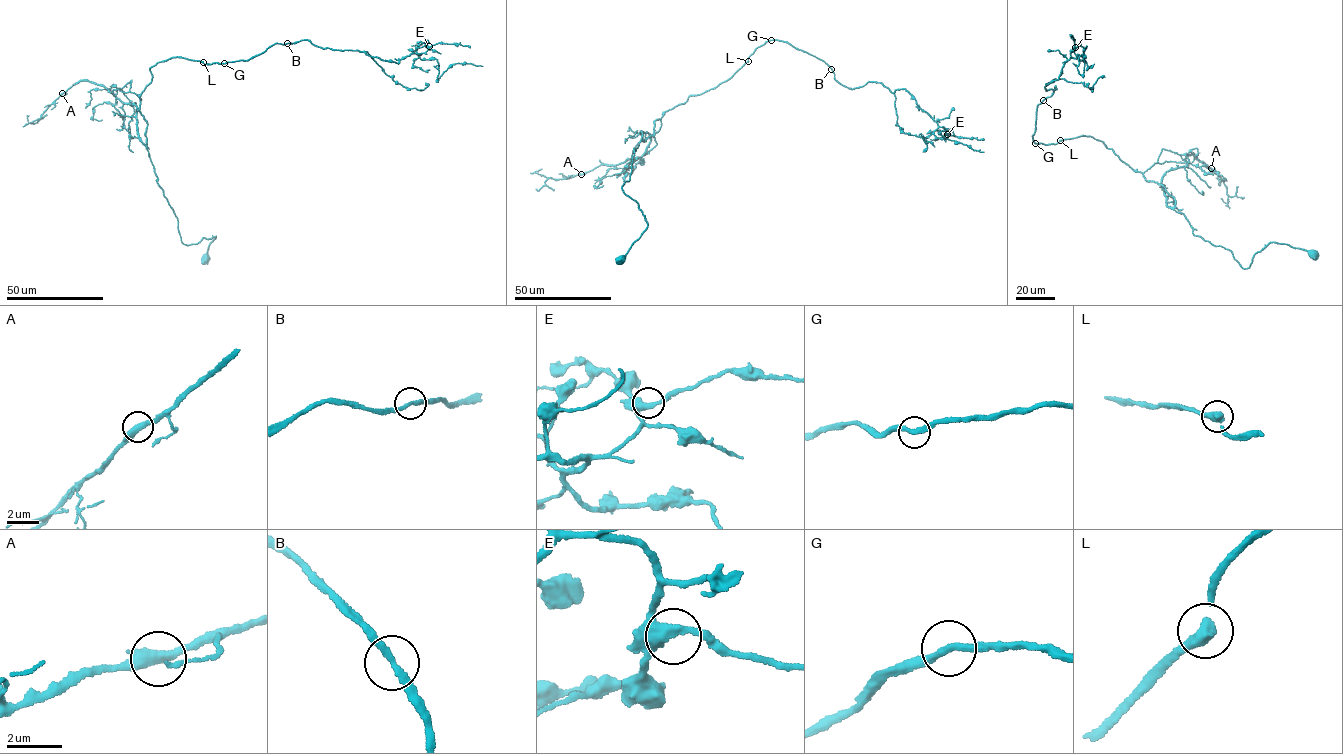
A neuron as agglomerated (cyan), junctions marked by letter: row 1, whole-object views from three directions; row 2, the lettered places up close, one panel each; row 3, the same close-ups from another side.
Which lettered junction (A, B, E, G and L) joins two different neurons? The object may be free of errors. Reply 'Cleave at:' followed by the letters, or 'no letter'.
Cleave at: no letter

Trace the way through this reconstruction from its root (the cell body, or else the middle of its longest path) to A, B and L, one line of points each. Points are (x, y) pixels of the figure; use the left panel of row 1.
A: (205, 258), (216, 237), (188, 245), (181, 242), (176, 217), (138, 137), (137, 107), (85, 80), (62, 93)
B: (205, 258), (216, 237), (181, 242), (148, 155), (138, 110), (149, 69), (176, 56), (245, 60), (287, 43)
L: (205, 258), (216, 237), (181, 242), (138, 110), (151, 67), (176, 56), (203, 61)

